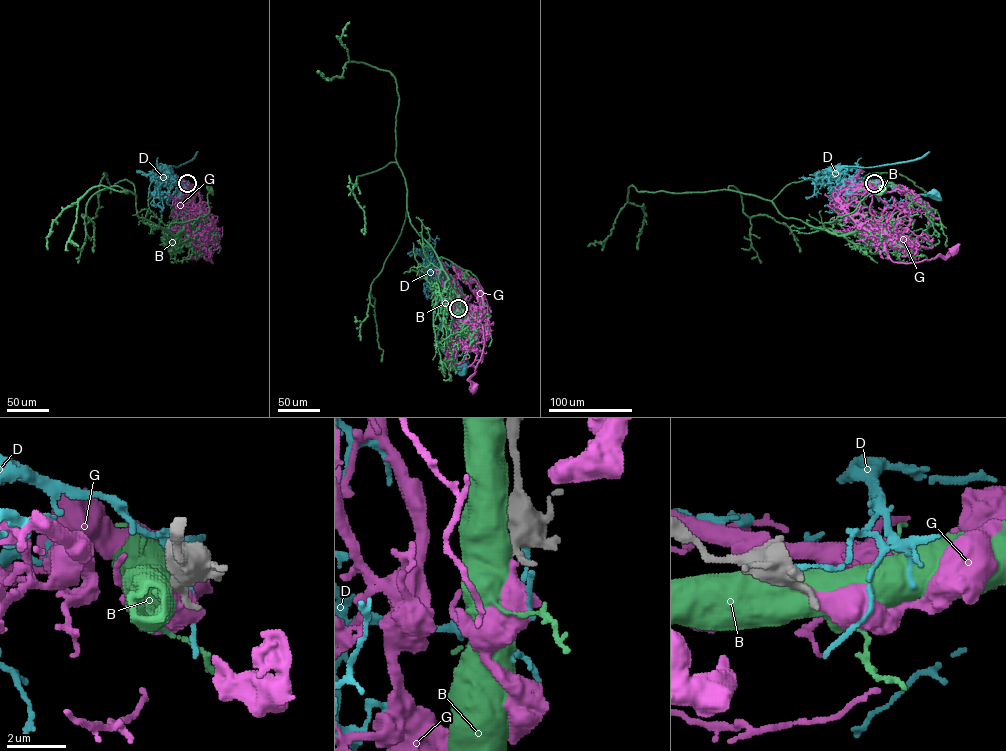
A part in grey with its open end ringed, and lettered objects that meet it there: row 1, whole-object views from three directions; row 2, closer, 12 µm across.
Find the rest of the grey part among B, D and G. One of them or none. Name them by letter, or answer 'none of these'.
G

